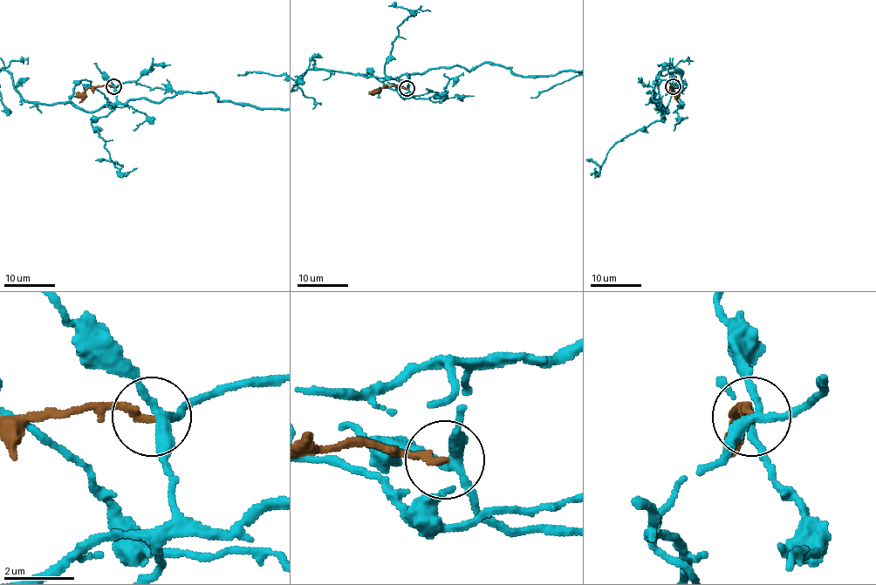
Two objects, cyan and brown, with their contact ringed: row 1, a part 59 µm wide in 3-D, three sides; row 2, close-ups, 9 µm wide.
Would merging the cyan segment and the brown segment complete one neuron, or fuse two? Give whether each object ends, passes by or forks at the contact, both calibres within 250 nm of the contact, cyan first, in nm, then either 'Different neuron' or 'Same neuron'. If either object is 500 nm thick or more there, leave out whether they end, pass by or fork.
At the ring cyan forks. At the ring brown ends. Thickness 280 nm (cyan) against 200 nm. Different neuron

